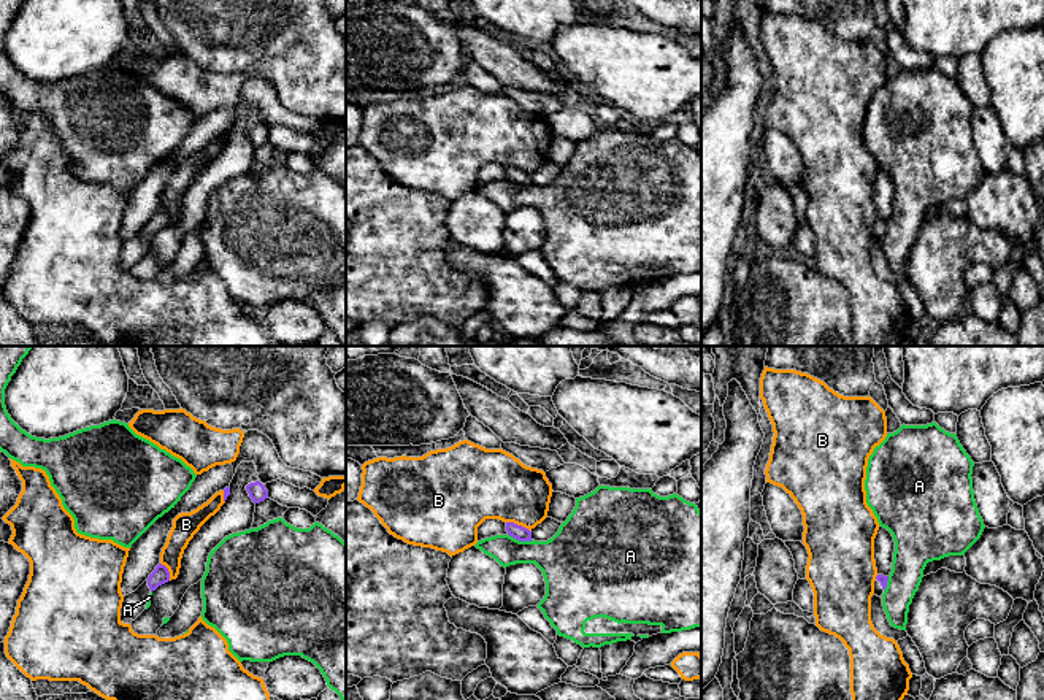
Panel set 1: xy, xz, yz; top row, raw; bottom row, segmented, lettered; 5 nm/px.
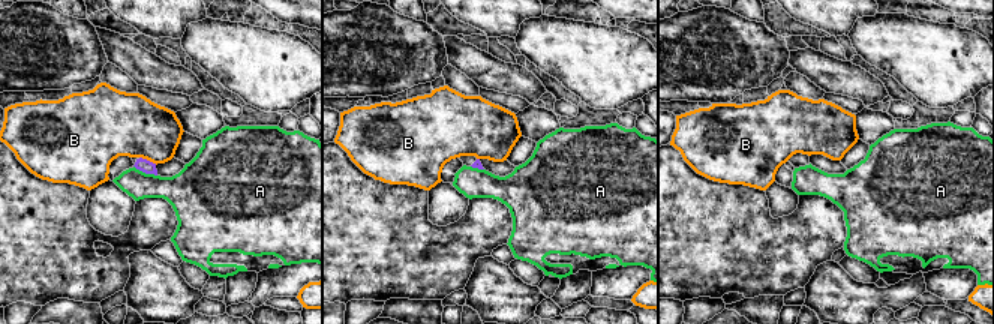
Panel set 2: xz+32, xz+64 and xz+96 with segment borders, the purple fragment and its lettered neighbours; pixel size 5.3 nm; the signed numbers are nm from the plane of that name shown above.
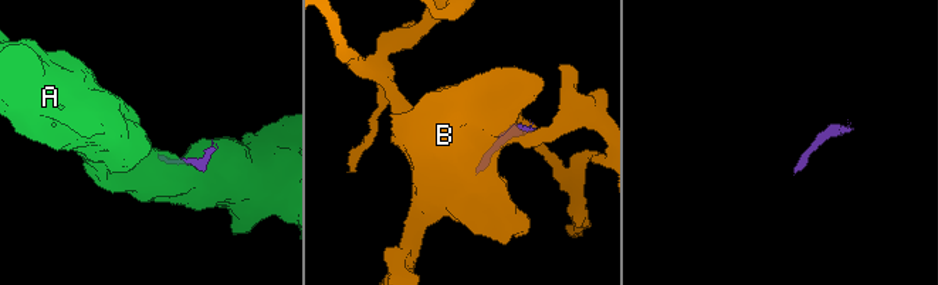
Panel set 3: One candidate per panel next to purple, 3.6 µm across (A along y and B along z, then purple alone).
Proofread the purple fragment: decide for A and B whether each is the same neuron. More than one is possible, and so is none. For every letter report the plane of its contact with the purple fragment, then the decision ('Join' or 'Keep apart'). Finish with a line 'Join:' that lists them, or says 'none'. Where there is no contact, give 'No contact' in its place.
A: Touches purple in xz. Keep apart
B: Touches purple in xz. Keep apart
Join: none

